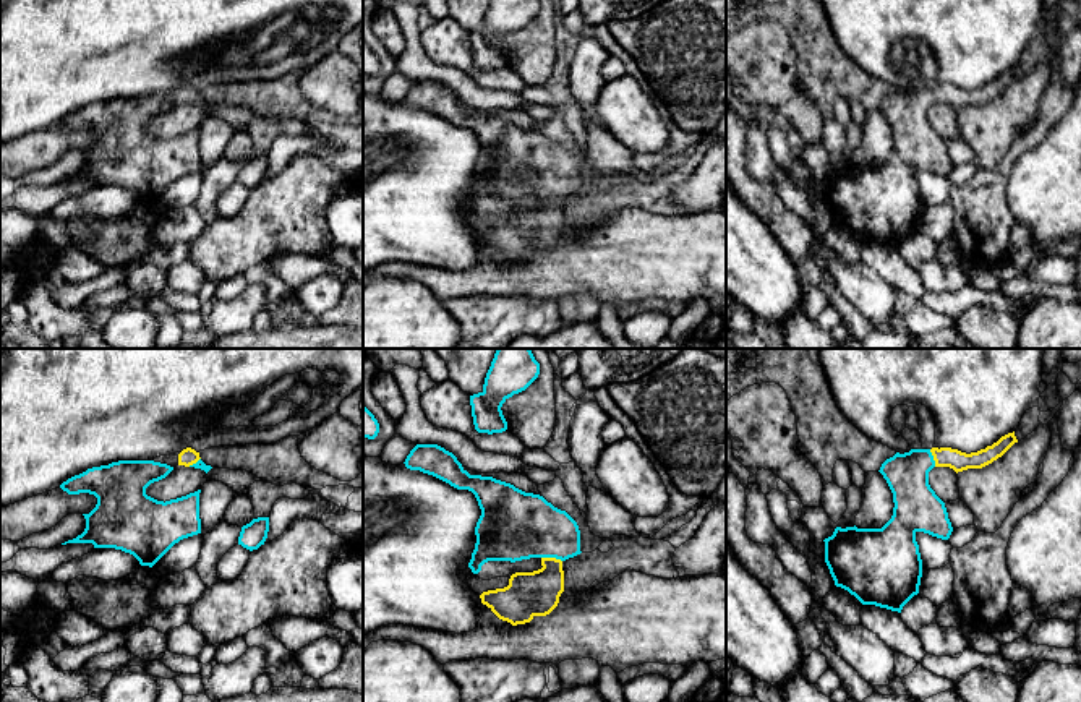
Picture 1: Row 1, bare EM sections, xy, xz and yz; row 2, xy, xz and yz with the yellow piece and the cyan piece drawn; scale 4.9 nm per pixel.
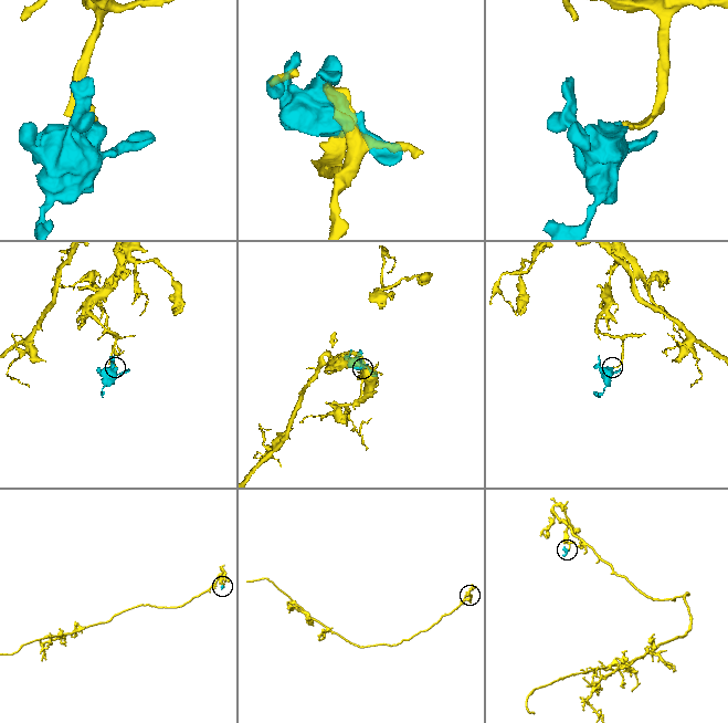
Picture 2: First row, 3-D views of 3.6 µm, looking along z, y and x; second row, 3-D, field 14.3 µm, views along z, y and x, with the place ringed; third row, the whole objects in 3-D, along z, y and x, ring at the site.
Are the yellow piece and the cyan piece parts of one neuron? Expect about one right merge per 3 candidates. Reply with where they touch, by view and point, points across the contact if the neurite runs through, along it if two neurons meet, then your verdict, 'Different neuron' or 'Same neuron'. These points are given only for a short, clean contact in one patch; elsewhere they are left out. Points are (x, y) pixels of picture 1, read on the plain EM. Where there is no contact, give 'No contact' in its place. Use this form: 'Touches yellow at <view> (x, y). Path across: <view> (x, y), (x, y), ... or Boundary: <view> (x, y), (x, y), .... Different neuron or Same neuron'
Touches yellow at xz (551, 195). Path across: xz (529, 231), (551, 208), (551, 195), (524, 167), (514, 162). Same neuron

